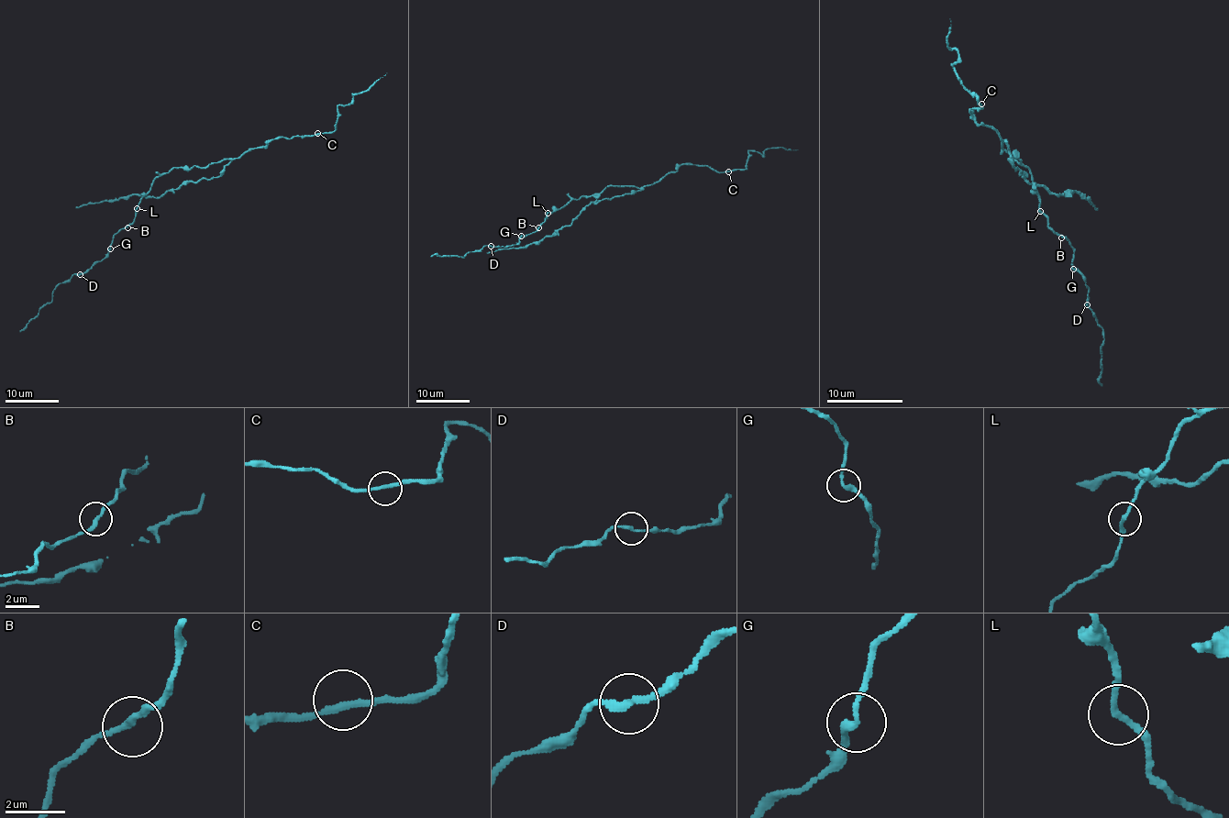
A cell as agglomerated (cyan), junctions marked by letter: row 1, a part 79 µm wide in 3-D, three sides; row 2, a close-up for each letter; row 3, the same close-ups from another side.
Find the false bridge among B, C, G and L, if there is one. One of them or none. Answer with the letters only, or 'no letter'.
no letter

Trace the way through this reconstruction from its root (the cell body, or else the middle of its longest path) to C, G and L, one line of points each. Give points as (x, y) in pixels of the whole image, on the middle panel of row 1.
C: (598, 194), (607, 186), (648, 186), (669, 173), (674, 173), (683, 163), (728, 171)
G: (598, 194), (571, 200), (565, 206), (550, 212), (534, 231), (525, 237), (521, 236)
L: (598, 194), (582, 195), (548, 213)

